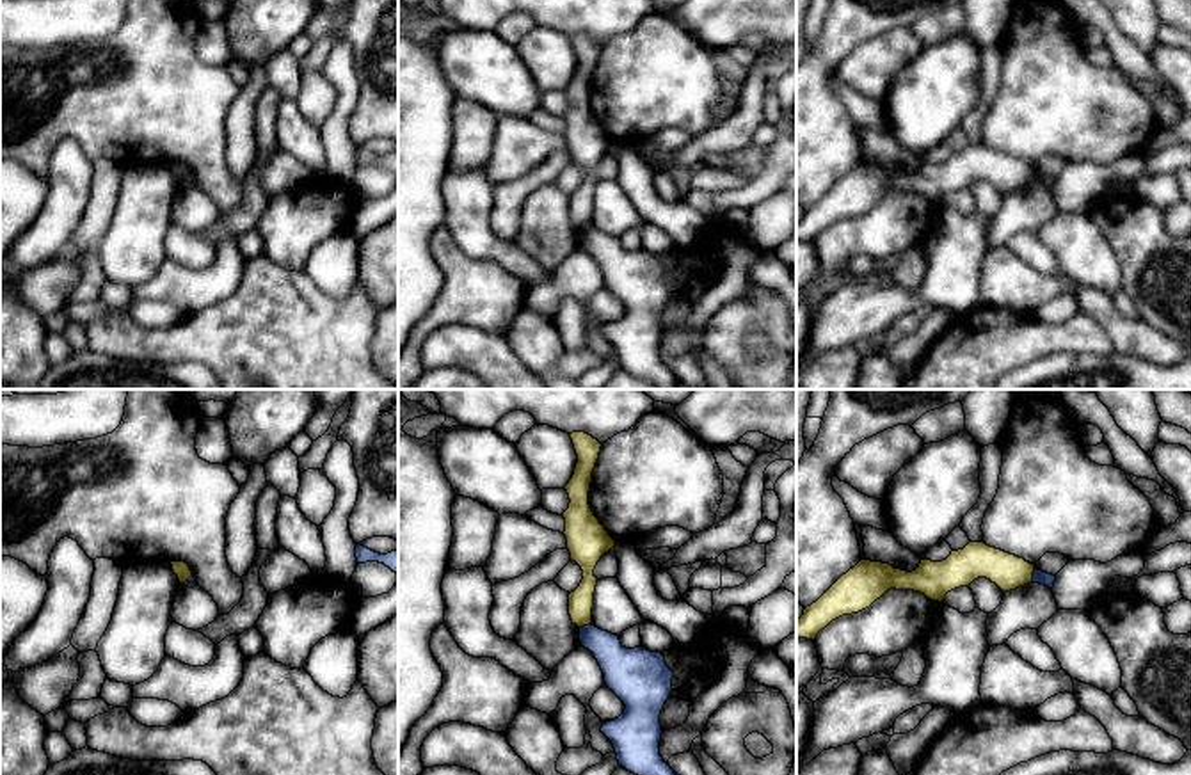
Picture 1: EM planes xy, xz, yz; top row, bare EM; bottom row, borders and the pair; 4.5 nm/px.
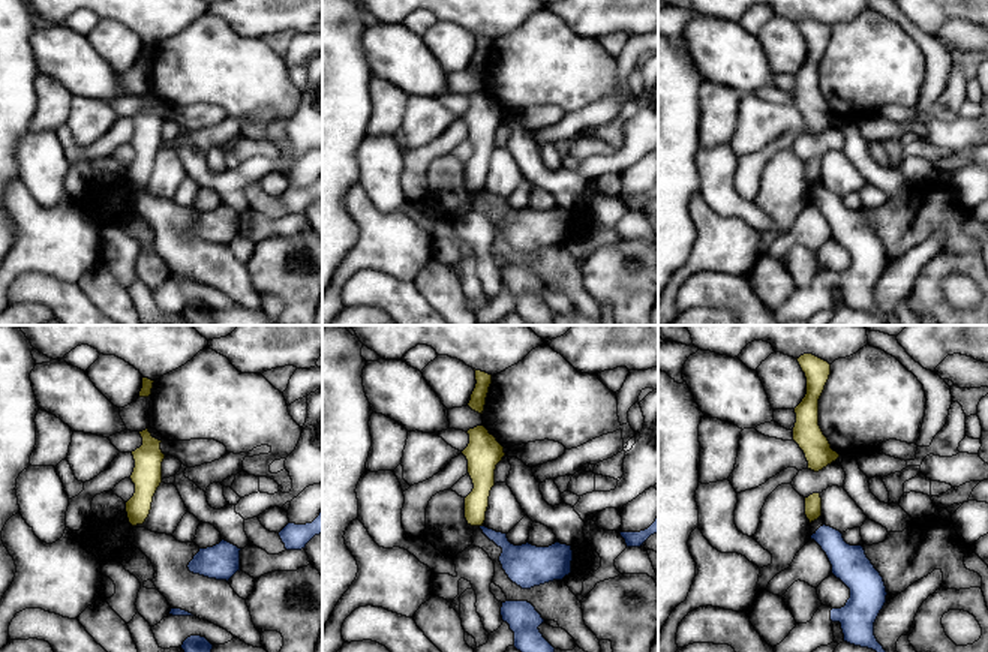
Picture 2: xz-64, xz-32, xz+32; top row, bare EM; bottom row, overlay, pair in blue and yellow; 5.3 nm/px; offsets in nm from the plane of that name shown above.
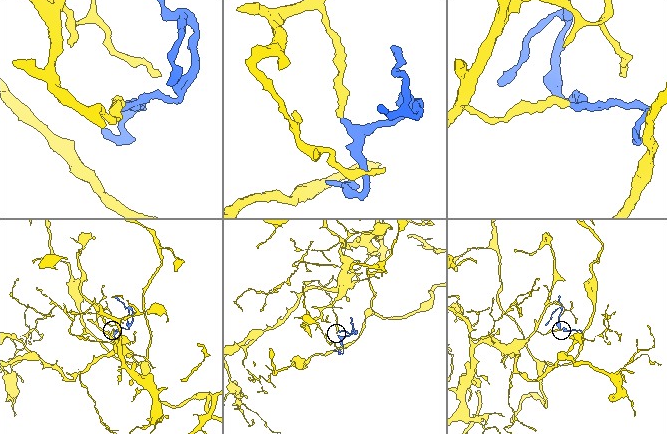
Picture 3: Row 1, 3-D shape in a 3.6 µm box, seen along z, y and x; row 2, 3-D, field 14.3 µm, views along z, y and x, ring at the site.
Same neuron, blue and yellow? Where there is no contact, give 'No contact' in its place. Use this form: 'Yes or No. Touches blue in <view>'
No. Touches blue in xz

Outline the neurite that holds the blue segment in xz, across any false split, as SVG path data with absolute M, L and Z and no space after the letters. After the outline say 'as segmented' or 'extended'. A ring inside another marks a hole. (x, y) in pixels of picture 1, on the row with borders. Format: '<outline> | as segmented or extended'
M592 624L580 627L580 642L597 659L606 686L626 706L619 718L601 727L619 766L635 775L675 775L659 755L659 715L674 677L665 656L643 647L626 649L617 635Z | as segmented

